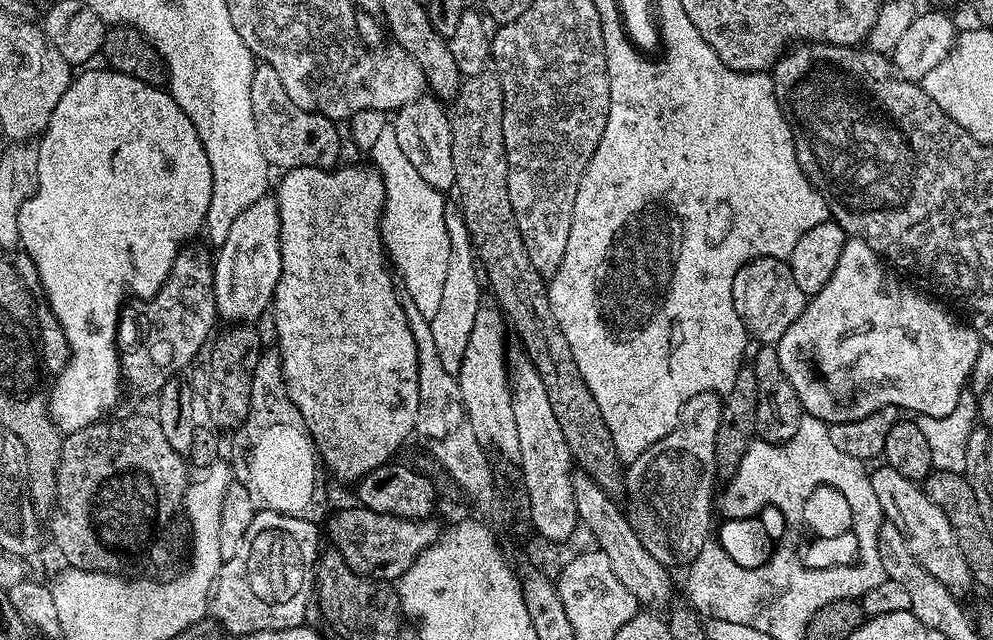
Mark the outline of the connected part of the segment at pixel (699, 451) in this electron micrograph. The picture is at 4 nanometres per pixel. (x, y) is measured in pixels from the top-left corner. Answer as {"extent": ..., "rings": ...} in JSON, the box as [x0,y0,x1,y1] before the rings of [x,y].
{"extent":[622,392,721,566],"rings":[[[703,392],[702,394],[698,394],[694,398],[690,398],[690,402],[686,402],[686,406],[680,411],[680,421],[672,427],[670,434],[666,434],[658,442],[654,442],[654,446],[650,446],[641,456],[627,465],[622,496],[623,499],[628,499],[628,504],[626,503],[628,521],[630,522],[632,529],[638,534],[642,546],[646,546],[646,550],[650,550],[650,554],[654,554],[654,558],[658,558],[658,562],[662,562],[666,566],[673,566],[672,564],[684,564],[683,566],[691,565],[692,561],[698,558],[698,554],[702,549],[710,543],[708,531],[712,528],[714,493],[717,491],[716,483],[718,483],[716,474],[716,435],[718,434],[718,422],[721,418],[721,397],[714,392]]]}

